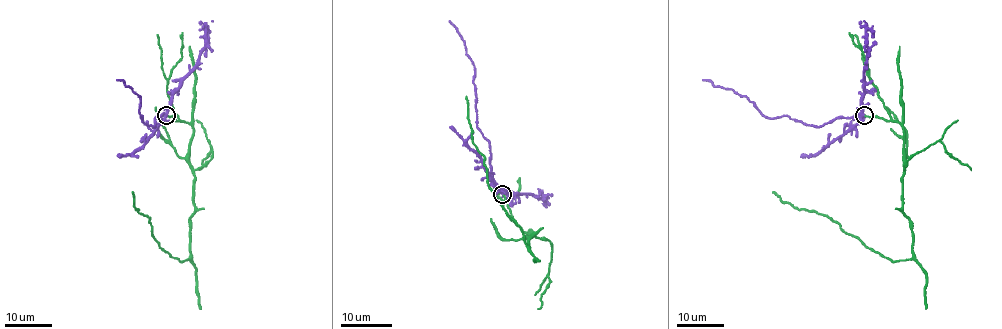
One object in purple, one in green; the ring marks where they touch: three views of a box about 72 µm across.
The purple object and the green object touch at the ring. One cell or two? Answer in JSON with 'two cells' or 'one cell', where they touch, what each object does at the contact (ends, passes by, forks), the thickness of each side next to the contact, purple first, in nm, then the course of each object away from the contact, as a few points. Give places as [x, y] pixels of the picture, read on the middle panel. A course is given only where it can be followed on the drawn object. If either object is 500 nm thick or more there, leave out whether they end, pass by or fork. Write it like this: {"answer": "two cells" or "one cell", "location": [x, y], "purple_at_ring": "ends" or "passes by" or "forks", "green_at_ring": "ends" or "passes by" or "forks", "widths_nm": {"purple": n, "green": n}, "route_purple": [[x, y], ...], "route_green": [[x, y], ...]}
{"answer": "one cell", "location": [502, 194], "purple_at_ring": "forks", "green_at_ring": "ends", "widths_nm": {"purple": 320, "green": 200}, "route_purple": [[502, 194], [491, 173], [491, 147], [477, 126], [473, 61], [466, 52], [465, 42], [448, 20]], "route_green": [[503, 195], [512, 219], [533, 235], [528, 246], [488, 185], [484, 157], [471, 140], [466, 96]]}

